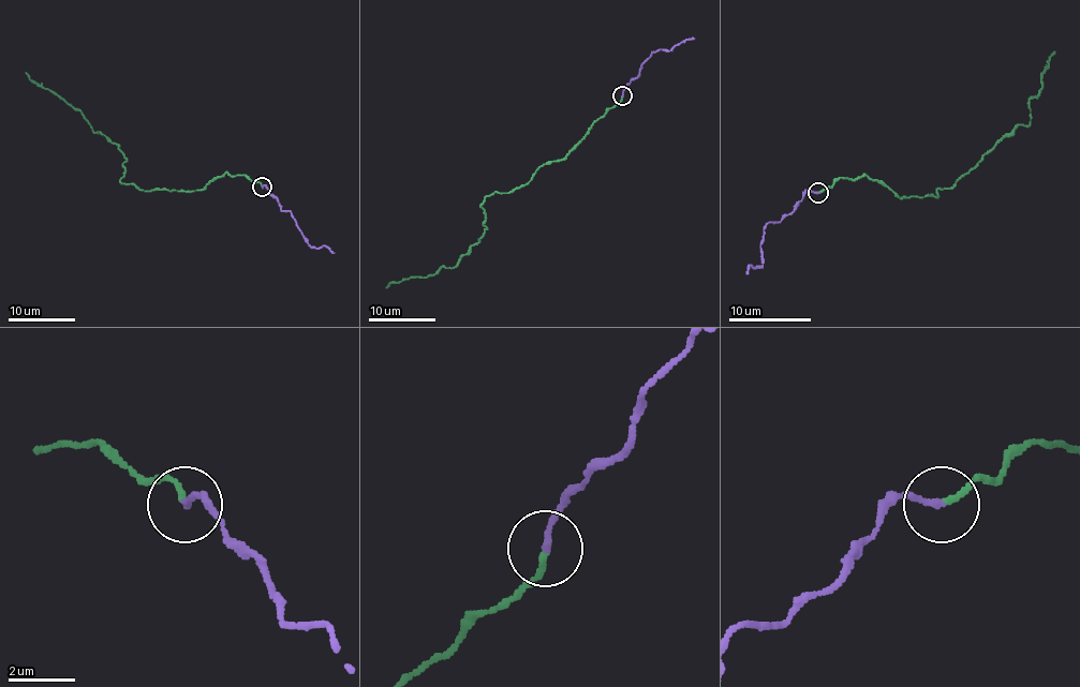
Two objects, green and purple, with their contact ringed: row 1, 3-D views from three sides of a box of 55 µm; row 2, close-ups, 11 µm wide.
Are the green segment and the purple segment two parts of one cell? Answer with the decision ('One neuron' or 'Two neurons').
One neuron

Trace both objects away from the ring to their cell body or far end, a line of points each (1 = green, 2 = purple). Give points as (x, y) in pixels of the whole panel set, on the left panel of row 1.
1: (262, 188), (226, 173), (200, 191), (139, 191), (123, 184), (123, 152), (94, 133), (82, 113), (25, 73)
2: (262, 188), (265, 185), (283, 211), (292, 214), (310, 244), (335, 252)

